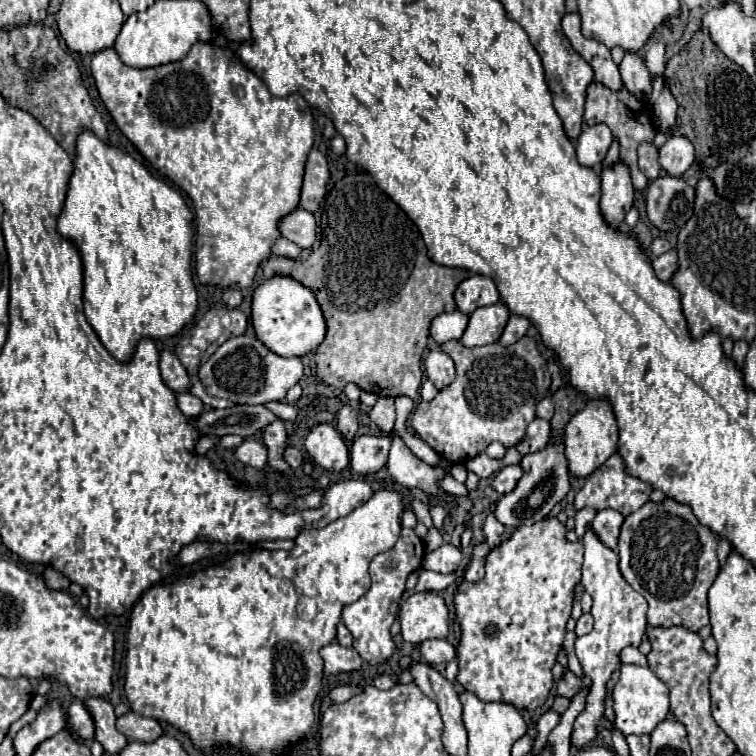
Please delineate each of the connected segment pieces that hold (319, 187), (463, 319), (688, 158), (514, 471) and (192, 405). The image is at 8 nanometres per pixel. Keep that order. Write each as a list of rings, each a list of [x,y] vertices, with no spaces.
[[[312,149],[308,155],[302,197],[300,197],[302,209],[314,213],[320,207],[320,203],[324,201],[324,195],[326,195],[328,179],[330,179],[330,171],[328,171],[326,157],[318,149]]]
[[[458,309],[452,311],[452,313],[442,313],[438,315],[434,321],[432,321],[432,327],[430,327],[430,335],[432,339],[440,345],[440,343],[446,343],[450,339],[460,339],[464,329],[468,325],[468,315],[466,313],[460,313]]]
[[[672,135],[660,149],[660,165],[668,175],[680,177],[694,161],[694,145],[682,137]]]
[[[506,465],[492,477],[492,489],[500,495],[506,495],[516,487],[520,477],[522,477],[522,467],[520,465]]]
[[[178,393],[176,397],[178,397],[178,407],[180,407],[180,411],[184,415],[196,417],[196,415],[200,415],[204,411],[204,403],[198,397],[194,397],[190,393]]]

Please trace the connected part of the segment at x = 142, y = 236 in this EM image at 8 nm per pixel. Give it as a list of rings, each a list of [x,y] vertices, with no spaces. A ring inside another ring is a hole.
[[[82,131],[76,143],[74,173],[64,209],[58,217],[58,233],[80,249],[84,263],[84,313],[104,347],[120,363],[128,363],[138,339],[166,339],[180,333],[196,315],[198,295],[192,281],[192,211],[184,197],[156,179],[128,153],[102,143],[94,133]]]

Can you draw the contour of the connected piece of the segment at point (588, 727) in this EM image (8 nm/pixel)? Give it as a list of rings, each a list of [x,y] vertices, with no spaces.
[[[586,527],[586,533],[582,537],[584,545],[584,565],[582,565],[582,585],[586,593],[592,595],[592,617],[594,617],[594,629],[588,635],[582,635],[576,639],[576,657],[580,659],[586,677],[590,679],[590,689],[586,695],[586,707],[574,721],[572,731],[572,745],[576,749],[586,747],[596,739],[596,727],[600,719],[604,717],[604,699],[608,697],[606,685],[614,671],[620,669],[620,651],[624,647],[638,647],[642,643],[642,637],[646,633],[646,611],[648,603],[646,599],[636,593],[622,577],[618,567],[618,553],[608,549],[596,533],[592,533],[592,527]]]

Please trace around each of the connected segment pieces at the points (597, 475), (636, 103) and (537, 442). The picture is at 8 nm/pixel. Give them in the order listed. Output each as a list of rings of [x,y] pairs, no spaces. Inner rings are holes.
[[[614,453],[608,461],[604,461],[604,465],[600,465],[600,467],[594,471],[594,475],[590,475],[590,477],[586,479],[584,487],[582,487],[580,493],[576,495],[574,505],[576,505],[576,509],[594,507],[596,511],[612,507],[612,509],[620,511],[620,513],[626,517],[626,515],[634,513],[636,509],[640,509],[640,507],[648,501],[650,493],[652,493],[652,485],[646,483],[646,481],[640,481],[638,477],[628,475],[620,453]]]
[[[592,83],[588,87],[588,95],[586,95],[586,105],[584,105],[584,121],[588,125],[596,125],[596,123],[606,123],[614,137],[620,143],[620,161],[624,161],[624,165],[628,165],[630,173],[632,173],[632,183],[634,189],[644,191],[648,185],[648,179],[644,177],[644,173],[638,169],[636,163],[636,149],[640,143],[648,141],[652,143],[656,137],[656,125],[652,123],[650,117],[650,109],[647,103],[636,99],[632,93],[628,93],[628,89],[620,89],[620,91],[612,91],[600,83]]]
[[[536,417],[536,419],[528,425],[526,435],[524,435],[524,439],[516,445],[516,449],[518,449],[518,453],[526,455],[526,453],[534,453],[534,451],[542,449],[548,441],[550,441],[550,423],[544,421],[544,419],[540,419],[540,417]]]

